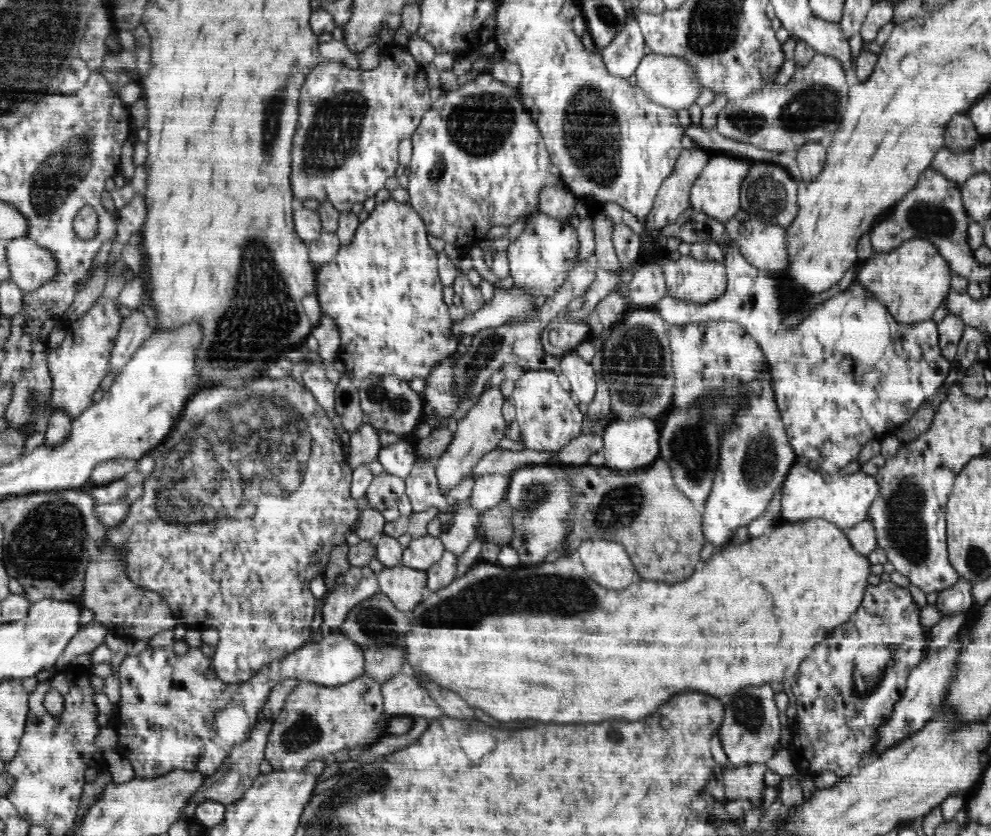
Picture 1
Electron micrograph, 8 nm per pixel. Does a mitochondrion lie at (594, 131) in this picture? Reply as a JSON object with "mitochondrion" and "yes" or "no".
{"mitochondrion":"yes"}

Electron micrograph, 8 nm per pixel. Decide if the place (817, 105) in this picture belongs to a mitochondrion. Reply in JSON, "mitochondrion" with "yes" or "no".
{"mitochondrion":"yes"}

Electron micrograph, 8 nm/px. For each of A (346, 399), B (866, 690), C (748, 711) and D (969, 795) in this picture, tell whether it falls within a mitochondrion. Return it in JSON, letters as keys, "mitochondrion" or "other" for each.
{"A":"mitochondrion","B":"mitochondrion","C":"mitochondrion","D":"other"}

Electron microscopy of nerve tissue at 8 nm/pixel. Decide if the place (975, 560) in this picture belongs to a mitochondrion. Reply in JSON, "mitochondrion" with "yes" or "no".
{"mitochondrion":"yes"}

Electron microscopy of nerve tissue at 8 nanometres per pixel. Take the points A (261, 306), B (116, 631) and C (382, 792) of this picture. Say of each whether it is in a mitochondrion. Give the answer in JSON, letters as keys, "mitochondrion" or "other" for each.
{"A":"mitochondrion","B":"other","C":"other"}

